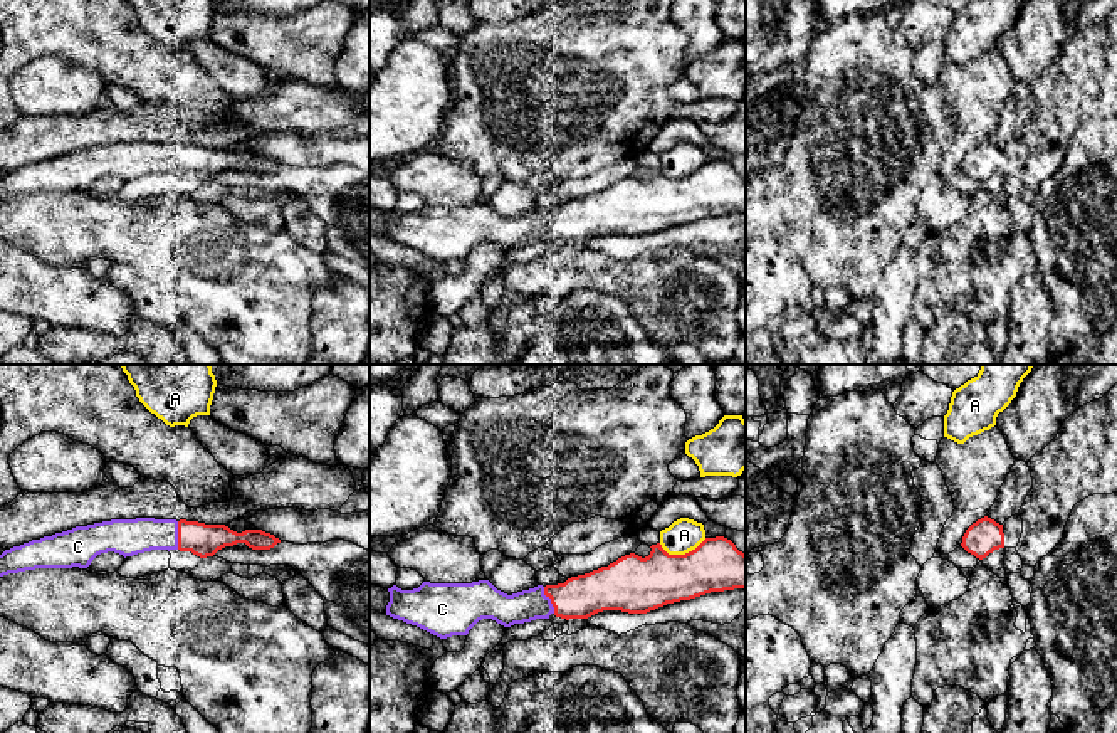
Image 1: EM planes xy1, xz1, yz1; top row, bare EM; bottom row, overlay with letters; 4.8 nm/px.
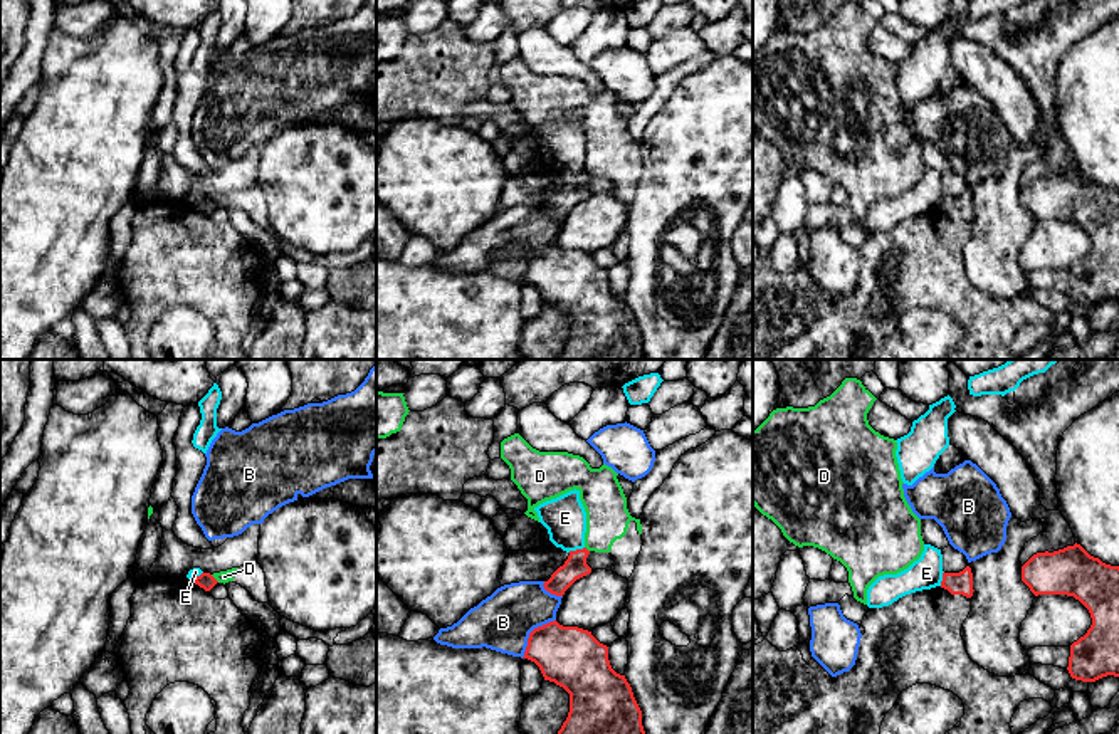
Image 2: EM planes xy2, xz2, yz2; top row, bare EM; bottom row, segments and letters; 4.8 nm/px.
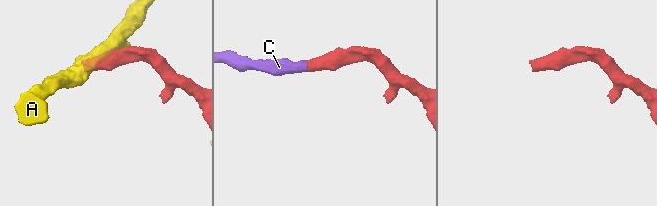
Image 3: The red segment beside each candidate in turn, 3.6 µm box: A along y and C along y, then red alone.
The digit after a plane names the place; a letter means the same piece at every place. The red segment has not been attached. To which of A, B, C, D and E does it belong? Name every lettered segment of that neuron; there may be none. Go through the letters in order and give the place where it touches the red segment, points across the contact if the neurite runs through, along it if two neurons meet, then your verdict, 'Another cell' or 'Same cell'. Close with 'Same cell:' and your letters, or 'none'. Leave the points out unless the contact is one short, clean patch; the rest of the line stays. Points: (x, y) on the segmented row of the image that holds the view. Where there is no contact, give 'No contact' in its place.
A: Touches red at xz1 (682, 555). Boundary: xz1 (706, 538), (684, 553), (669, 553), (659, 543). Another cell
B: Touches red at xz2 (530, 634). Another cell
C: Touches red at xy1 (178, 535). Same cell
D: Touches red at xy2 (214, 578). Boundary: xy2 (210, 575), (219, 581). Another cell
E: Touches red at xz2 (577, 550). Boundary: xz2 (583, 546), (568, 551). Another cell
Same cell: C

